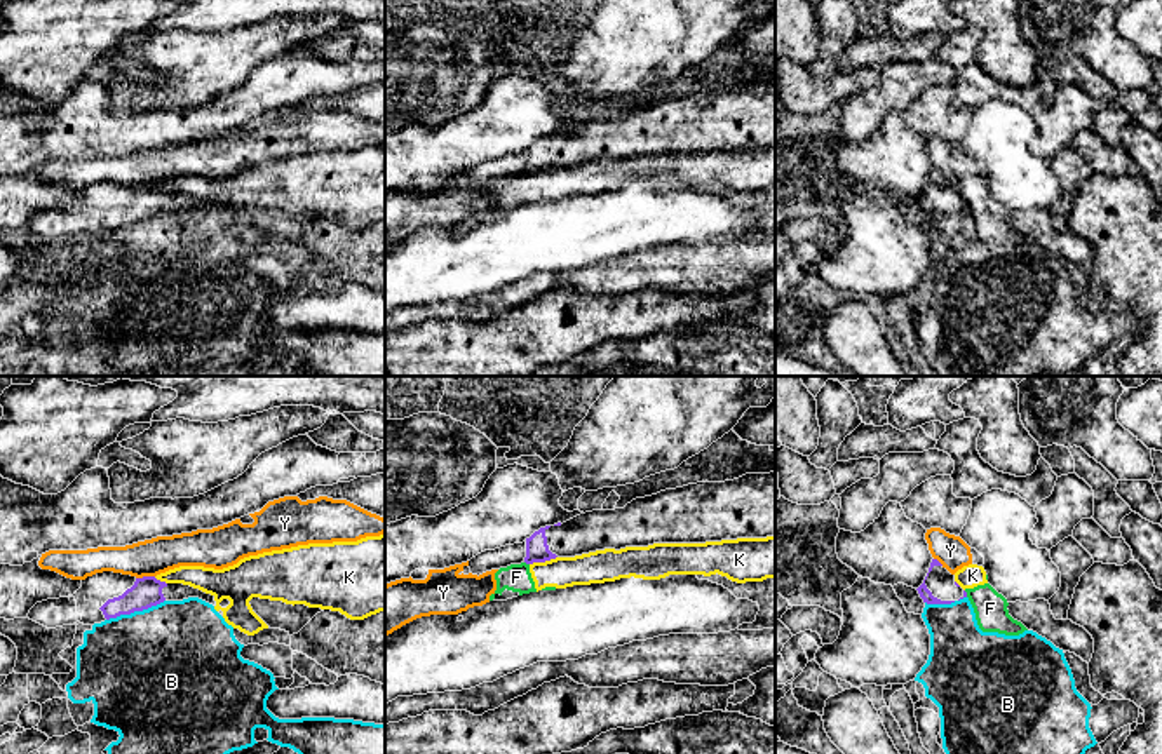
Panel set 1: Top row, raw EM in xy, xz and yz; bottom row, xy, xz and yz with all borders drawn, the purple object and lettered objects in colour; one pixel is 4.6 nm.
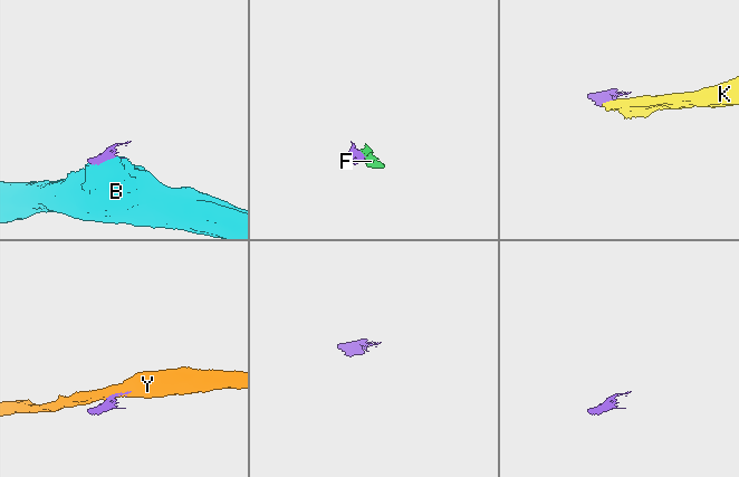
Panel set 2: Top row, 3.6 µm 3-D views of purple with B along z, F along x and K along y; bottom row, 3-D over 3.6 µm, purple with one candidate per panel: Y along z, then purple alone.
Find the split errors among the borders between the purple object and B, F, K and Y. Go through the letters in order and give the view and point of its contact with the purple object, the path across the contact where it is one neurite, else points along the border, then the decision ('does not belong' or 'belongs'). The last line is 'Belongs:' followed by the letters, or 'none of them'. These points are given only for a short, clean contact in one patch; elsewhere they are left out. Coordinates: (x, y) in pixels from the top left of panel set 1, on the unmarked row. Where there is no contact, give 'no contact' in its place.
B: meets purple in xy at (135, 220); border along xy (164, 209), (107, 230); does not belong
F: meets purple in xz at (526, 173); border along xz (525, 171), (528, 175); does not belong
K: meets purple in xz at (542, 171); border along xz (556, 166), (530, 175); does not belong
Y: meets purple in xy at (145, 187); border along xy (154, 185), (136, 188); does not belong
Belongs: none of them

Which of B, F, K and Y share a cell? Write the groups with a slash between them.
B / F K / Y

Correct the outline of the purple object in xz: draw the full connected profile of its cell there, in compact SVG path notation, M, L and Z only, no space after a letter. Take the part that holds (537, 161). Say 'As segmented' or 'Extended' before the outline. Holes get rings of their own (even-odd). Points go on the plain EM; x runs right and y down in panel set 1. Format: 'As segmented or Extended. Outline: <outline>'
Extended. Outline: M775 82L688 94L636 108L624 118L585 122L540 138L523 153L477 164L463 185L605 158L767 146L775 146Z

